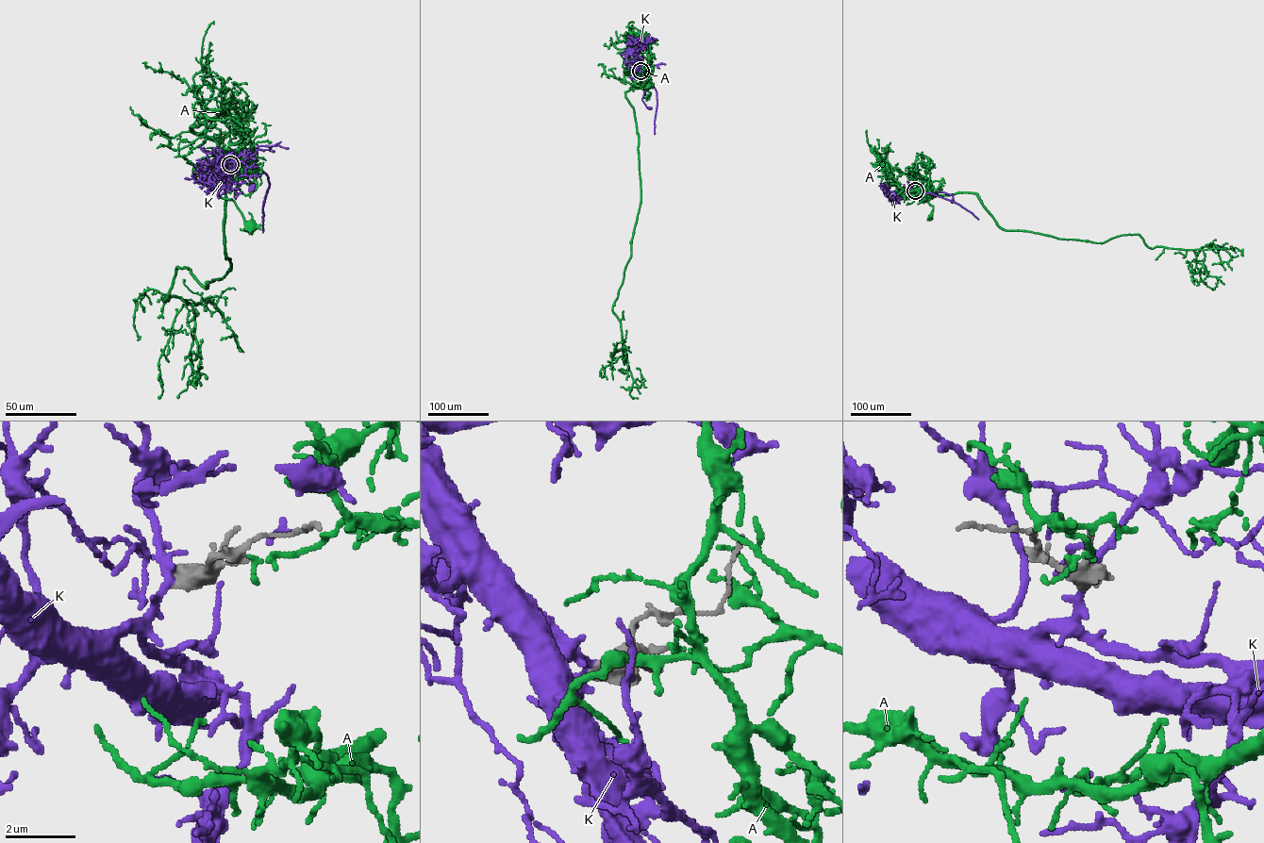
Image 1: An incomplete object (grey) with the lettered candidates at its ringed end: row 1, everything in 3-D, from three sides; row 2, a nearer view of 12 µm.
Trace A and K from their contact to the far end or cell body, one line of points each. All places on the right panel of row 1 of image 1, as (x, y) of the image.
A: (915, 190), (930, 185), (927, 202), (933, 206), (929, 216)
K: (915, 190), (944, 192), (952, 196), (952, 201)

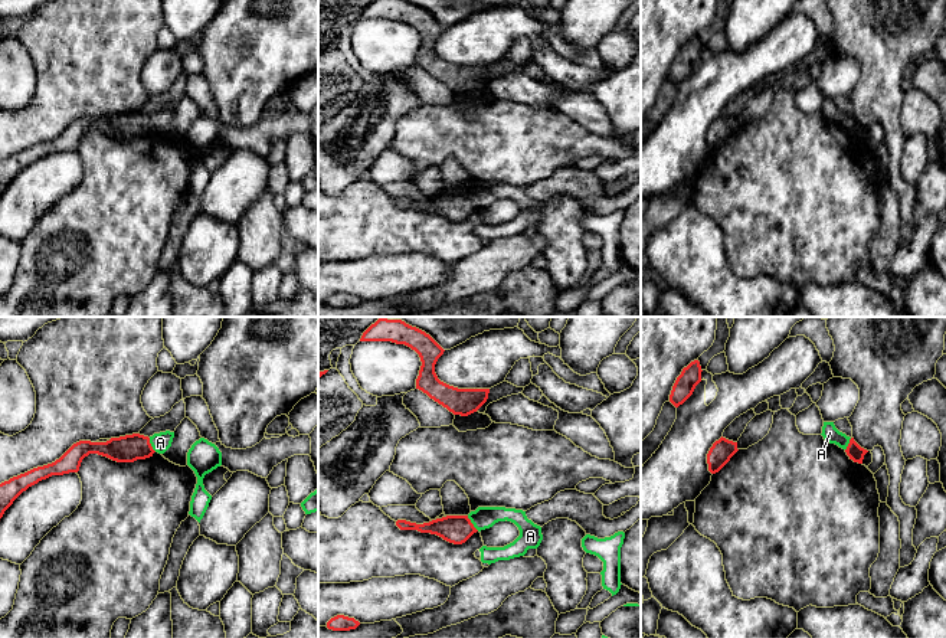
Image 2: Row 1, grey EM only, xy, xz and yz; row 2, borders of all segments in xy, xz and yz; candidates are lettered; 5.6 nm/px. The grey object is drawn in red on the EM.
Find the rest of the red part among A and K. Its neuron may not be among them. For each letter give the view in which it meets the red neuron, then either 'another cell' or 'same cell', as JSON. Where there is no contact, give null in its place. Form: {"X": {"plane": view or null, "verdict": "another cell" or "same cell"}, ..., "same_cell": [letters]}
{"A": {"plane": "xz", "verdict": "another cell"}, "K": {"plane": null, "verdict": "another cell"}, "same_cell": []}

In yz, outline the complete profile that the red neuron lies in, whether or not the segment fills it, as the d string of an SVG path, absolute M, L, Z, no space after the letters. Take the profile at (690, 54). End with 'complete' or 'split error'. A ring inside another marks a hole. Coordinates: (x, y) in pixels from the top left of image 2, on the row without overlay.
M698 37L691 39L683 46L670 72L670 79L675 85L683 82L693 72L695 63L701 59L701 49L703 48Z; complete

